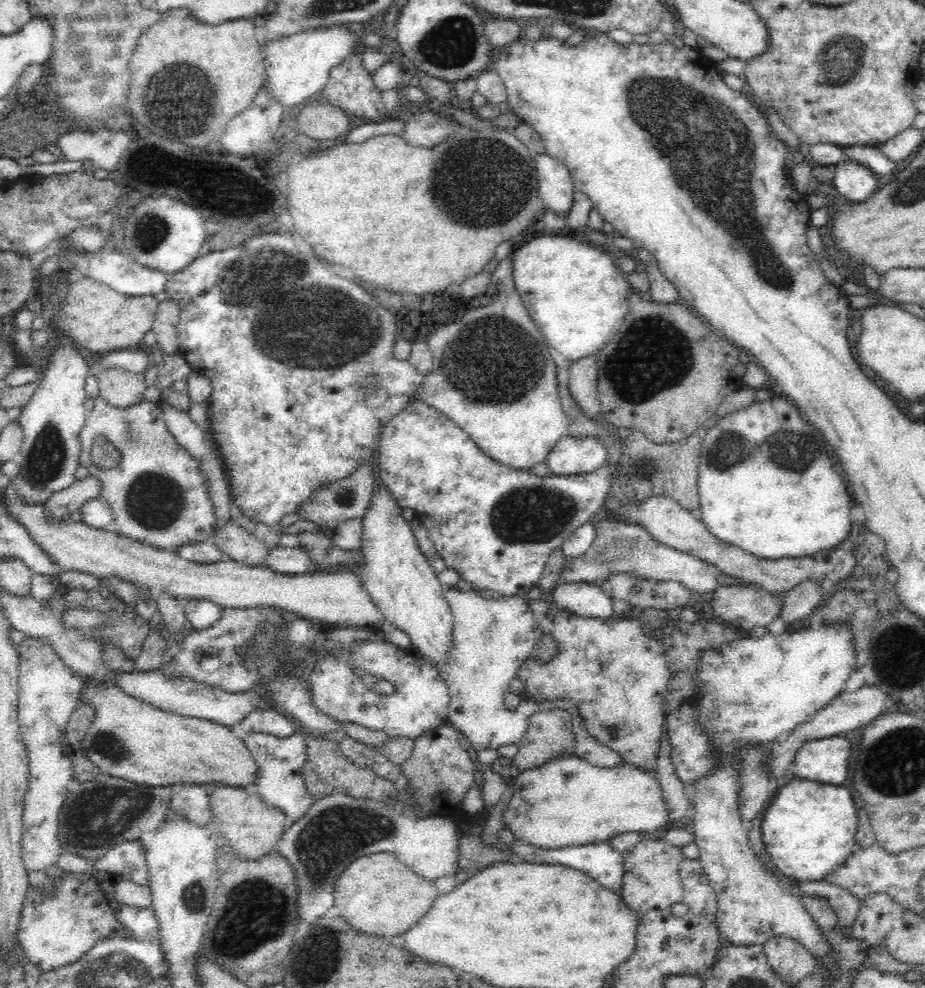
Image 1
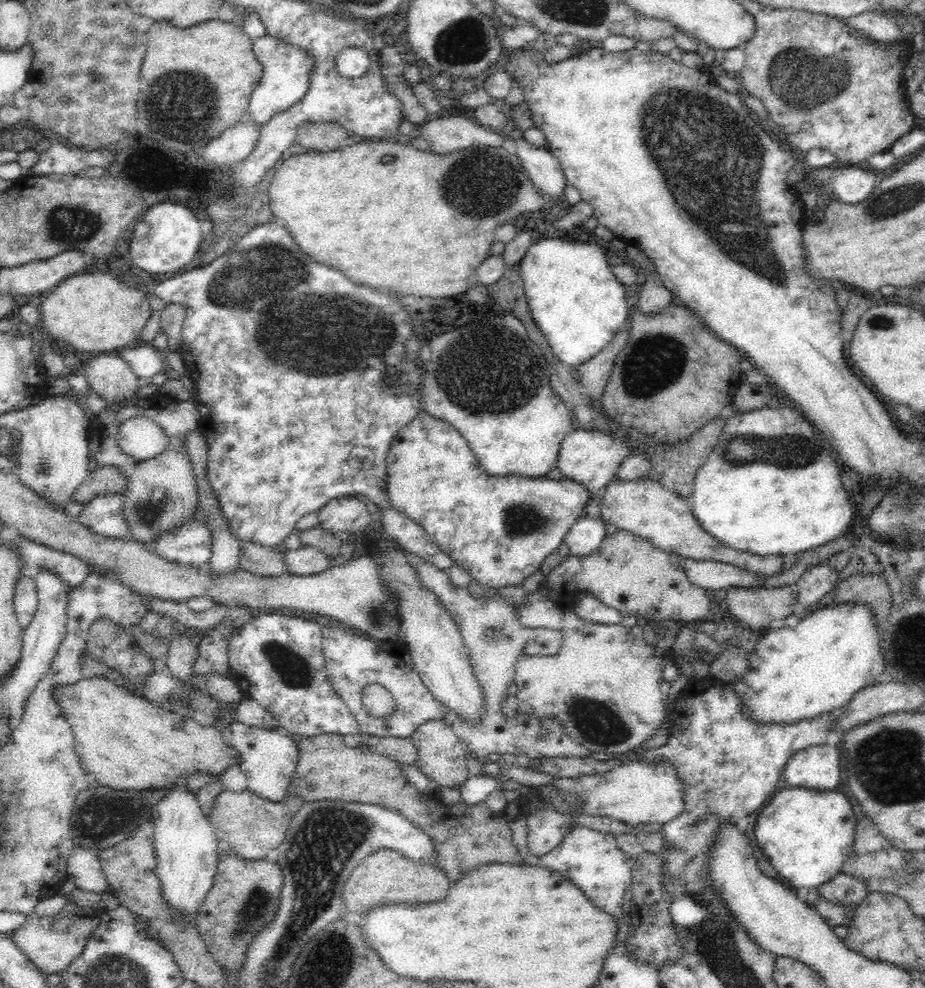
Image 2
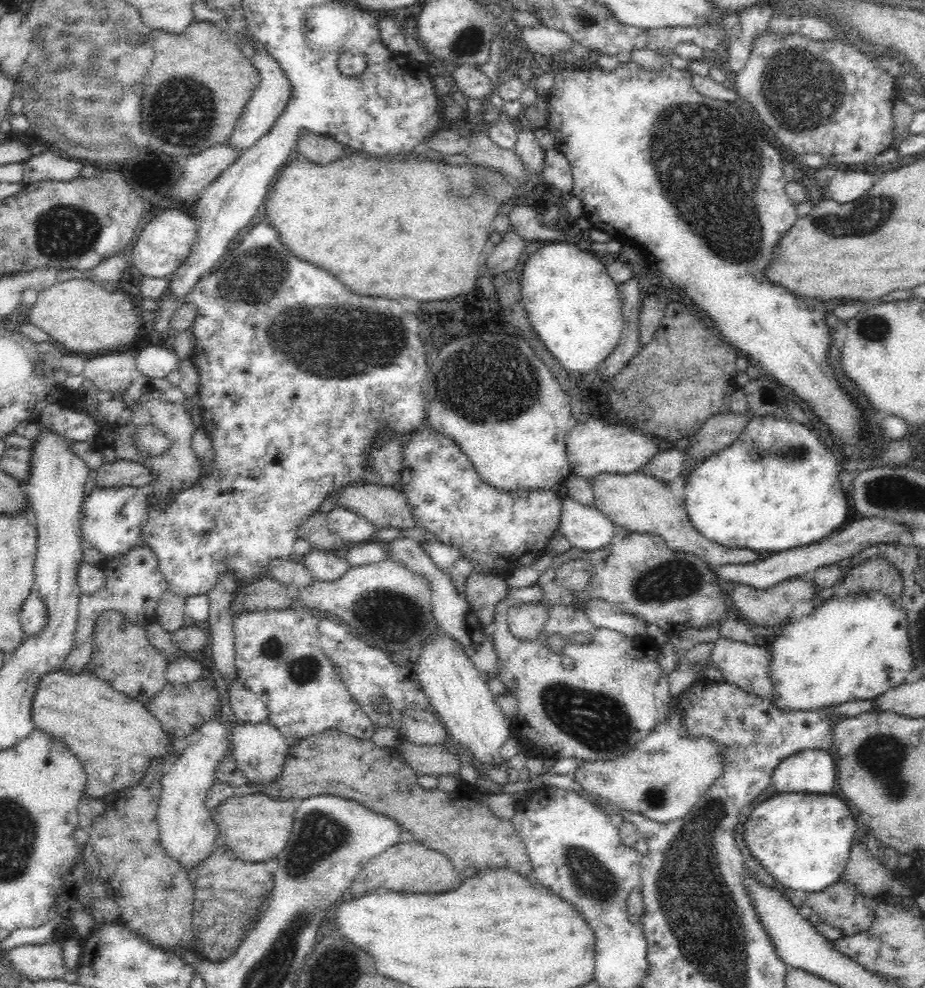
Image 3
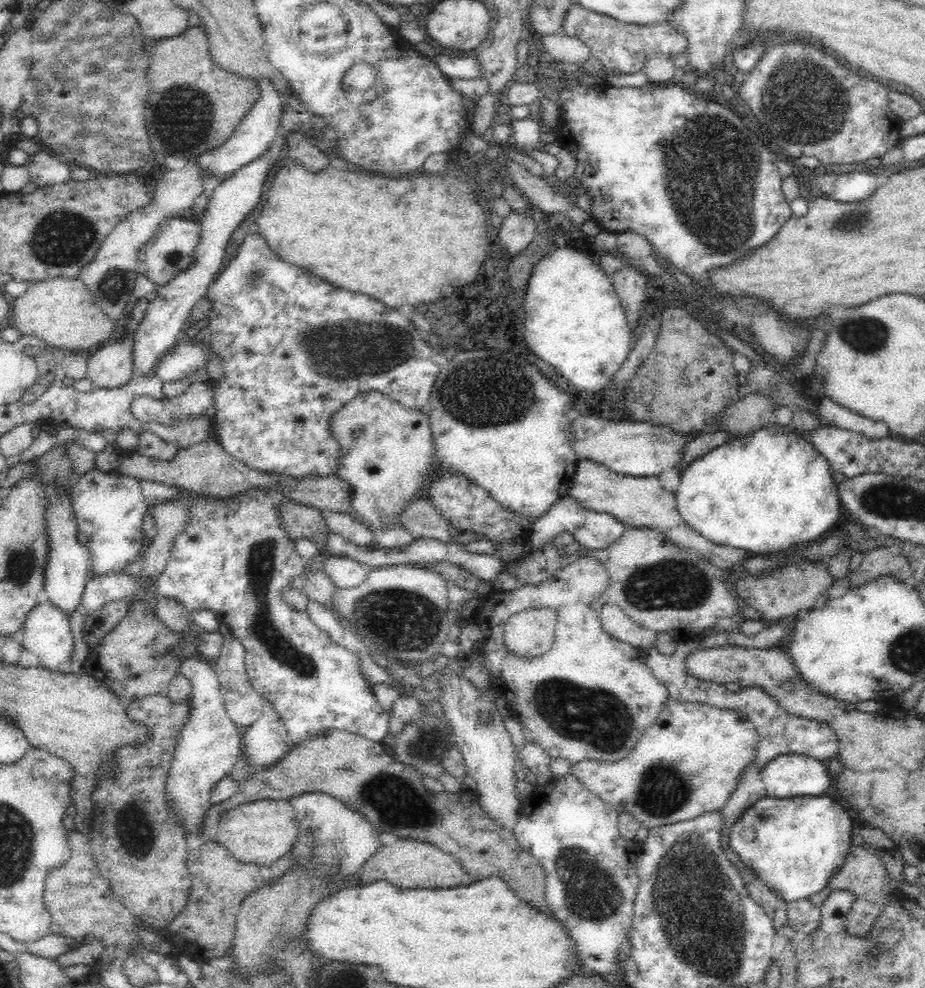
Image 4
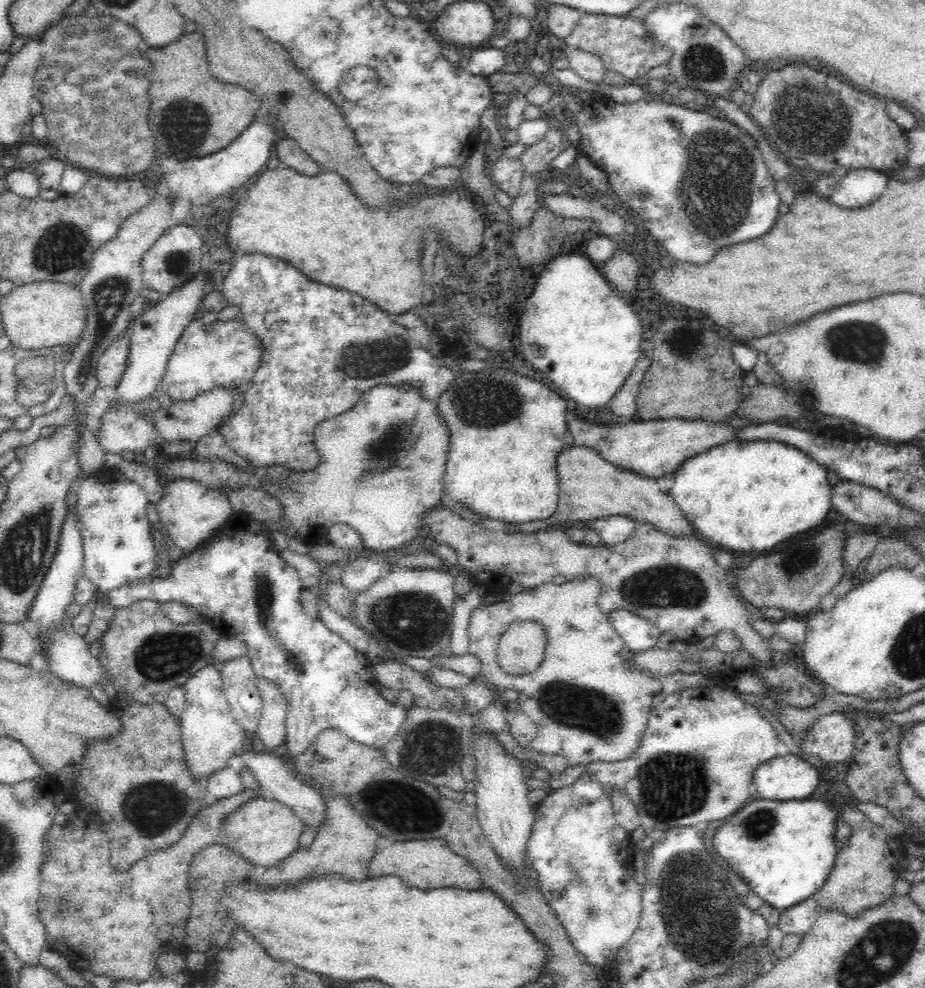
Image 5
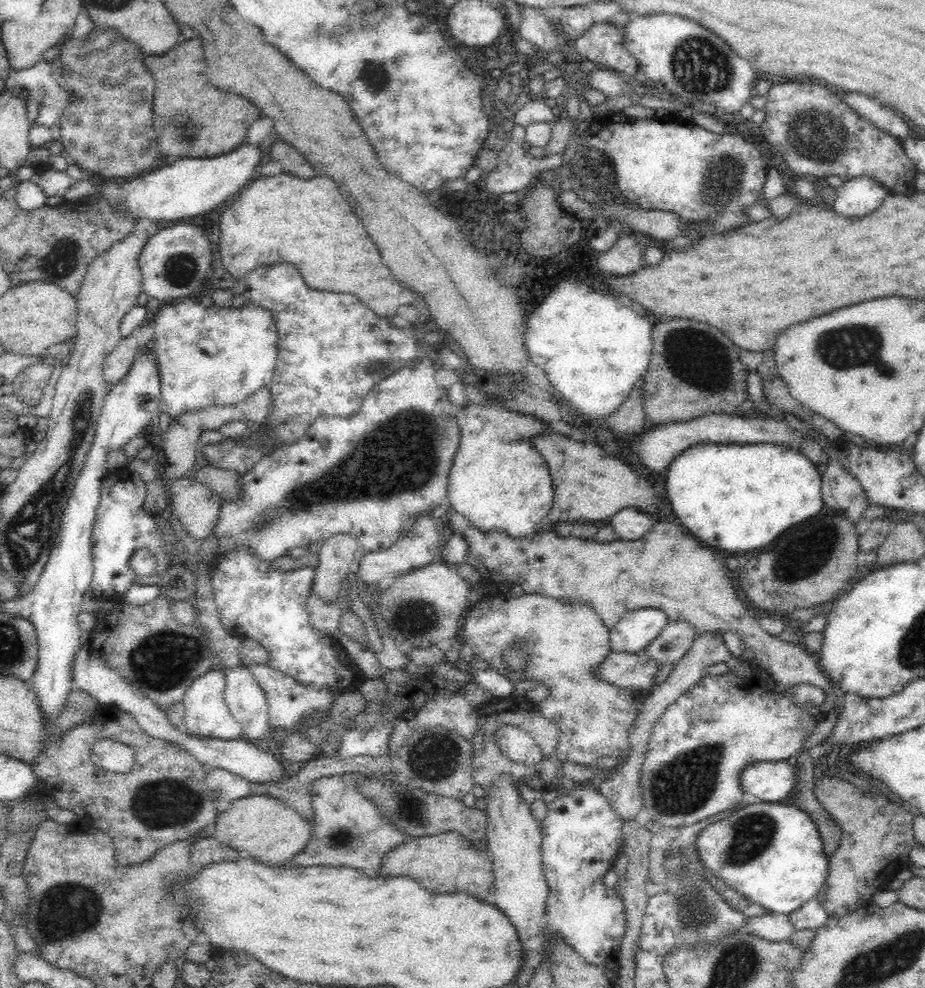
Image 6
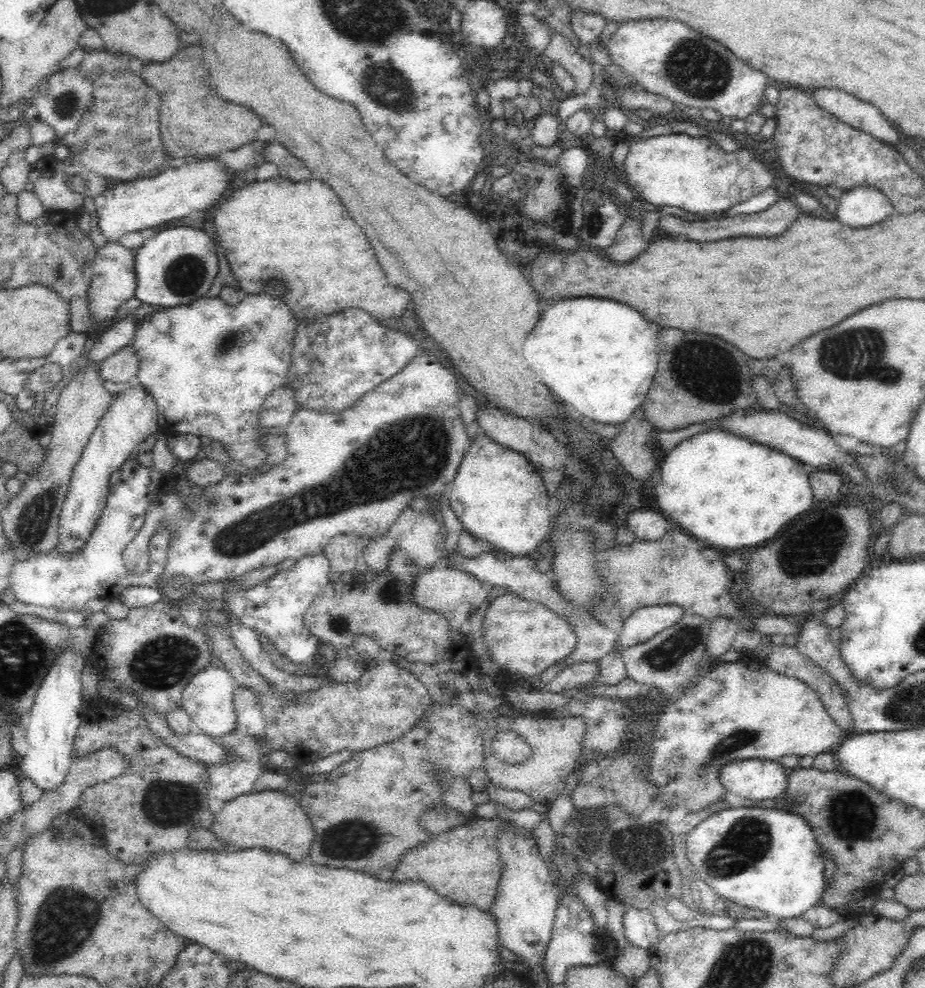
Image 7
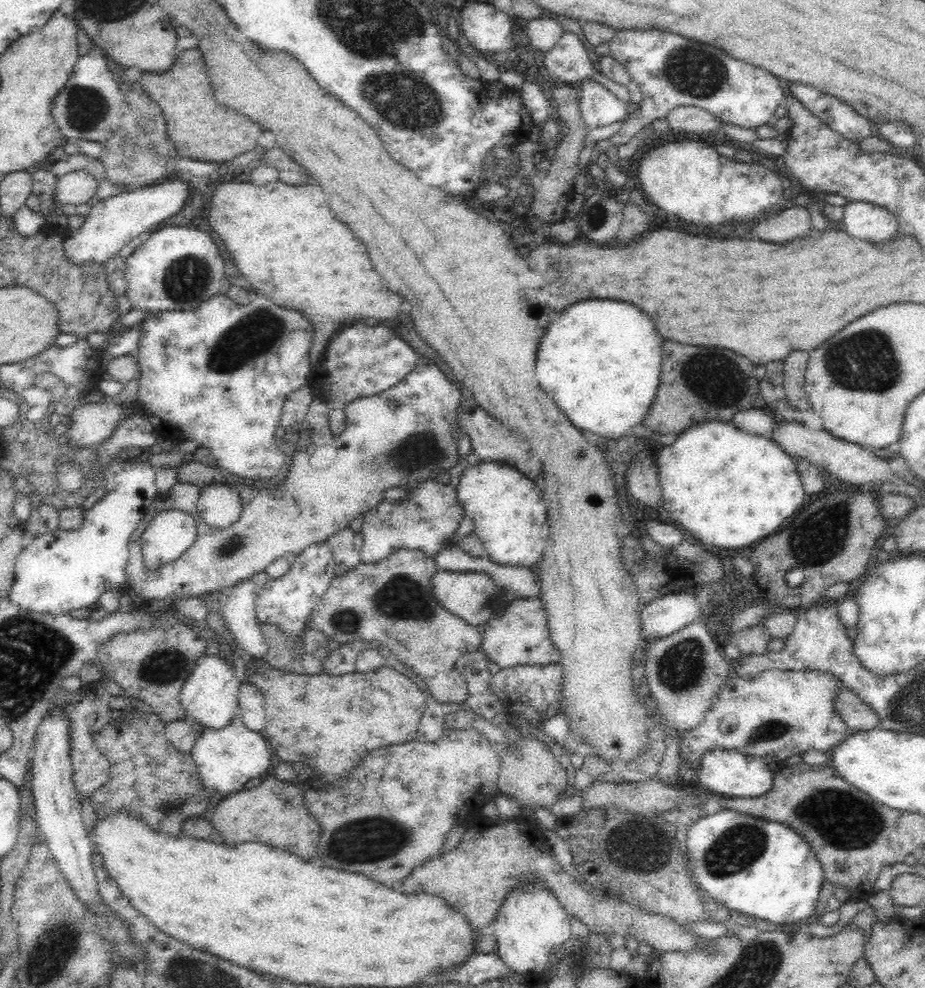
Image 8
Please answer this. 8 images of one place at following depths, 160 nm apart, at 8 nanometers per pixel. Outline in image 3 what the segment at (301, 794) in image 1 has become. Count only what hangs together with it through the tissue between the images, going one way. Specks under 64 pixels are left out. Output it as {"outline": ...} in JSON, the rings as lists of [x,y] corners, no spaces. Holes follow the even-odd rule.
{"outline":[[[270,721],[260,723],[235,723],[230,725],[229,741],[232,750],[230,756],[235,758],[238,768],[248,779],[248,783],[264,784],[272,782],[280,772],[291,750],[286,737]]]}

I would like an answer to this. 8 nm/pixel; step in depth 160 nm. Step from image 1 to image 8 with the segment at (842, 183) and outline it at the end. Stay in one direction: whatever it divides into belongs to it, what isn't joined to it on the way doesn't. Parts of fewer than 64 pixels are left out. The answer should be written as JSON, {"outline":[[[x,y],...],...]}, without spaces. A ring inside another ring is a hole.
{"outline":[[[849,201],[844,207],[844,228],[850,236],[882,244],[900,234],[897,218],[887,209],[875,204]]]}

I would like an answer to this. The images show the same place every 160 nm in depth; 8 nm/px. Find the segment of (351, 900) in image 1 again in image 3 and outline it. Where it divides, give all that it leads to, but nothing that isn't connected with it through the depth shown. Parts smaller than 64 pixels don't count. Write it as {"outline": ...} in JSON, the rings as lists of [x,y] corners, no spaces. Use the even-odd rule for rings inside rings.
{"outline":[[[416,841],[410,844],[394,844],[367,863],[348,890],[348,894],[352,892],[352,898],[364,896],[372,888],[388,888],[396,892],[448,892],[458,888],[462,882],[445,854]]]}

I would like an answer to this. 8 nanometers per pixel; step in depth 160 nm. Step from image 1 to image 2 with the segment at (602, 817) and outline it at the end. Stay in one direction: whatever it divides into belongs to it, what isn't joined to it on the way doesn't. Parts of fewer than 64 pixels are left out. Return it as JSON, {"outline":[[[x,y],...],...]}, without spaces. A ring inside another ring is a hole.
{"outline":[[[628,760],[603,775],[582,775],[576,778],[560,778],[553,782],[564,796],[575,801],[572,796],[584,798],[580,813],[592,816],[607,816],[627,825],[665,823],[678,818],[686,809],[684,785],[677,768],[671,762],[654,760]],[[546,803],[536,812],[528,812],[528,847],[530,853],[535,855],[551,852],[558,842],[571,830],[575,823],[565,818],[564,814],[556,812],[550,804]]]}

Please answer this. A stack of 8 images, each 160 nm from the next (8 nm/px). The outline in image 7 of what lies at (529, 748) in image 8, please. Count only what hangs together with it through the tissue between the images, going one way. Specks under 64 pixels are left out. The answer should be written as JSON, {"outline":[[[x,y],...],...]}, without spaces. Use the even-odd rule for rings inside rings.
{"outline":[[[486,711],[478,715],[477,725],[481,730],[481,735],[485,738],[484,770],[490,783],[508,790],[520,790],[534,803],[543,805],[553,803],[560,795],[564,794],[568,772],[572,768],[580,768],[579,760],[583,755],[583,734],[585,733],[585,720],[582,716],[564,717],[559,722],[555,722],[555,720],[542,719],[539,715],[530,712],[516,718],[508,718]],[[500,731],[512,731],[522,735],[530,745],[530,758],[520,764],[501,761],[491,747],[495,734]]]}

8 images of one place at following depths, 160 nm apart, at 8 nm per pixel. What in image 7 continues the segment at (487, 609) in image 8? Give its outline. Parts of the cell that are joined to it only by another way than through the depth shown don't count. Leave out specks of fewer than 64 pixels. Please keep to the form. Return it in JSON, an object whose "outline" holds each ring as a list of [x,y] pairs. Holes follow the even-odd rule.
{"outline":[[[439,564],[421,570],[414,583],[413,601],[418,607],[442,613],[454,630],[465,629],[470,617],[488,600],[490,587],[474,576],[448,566]]]}

